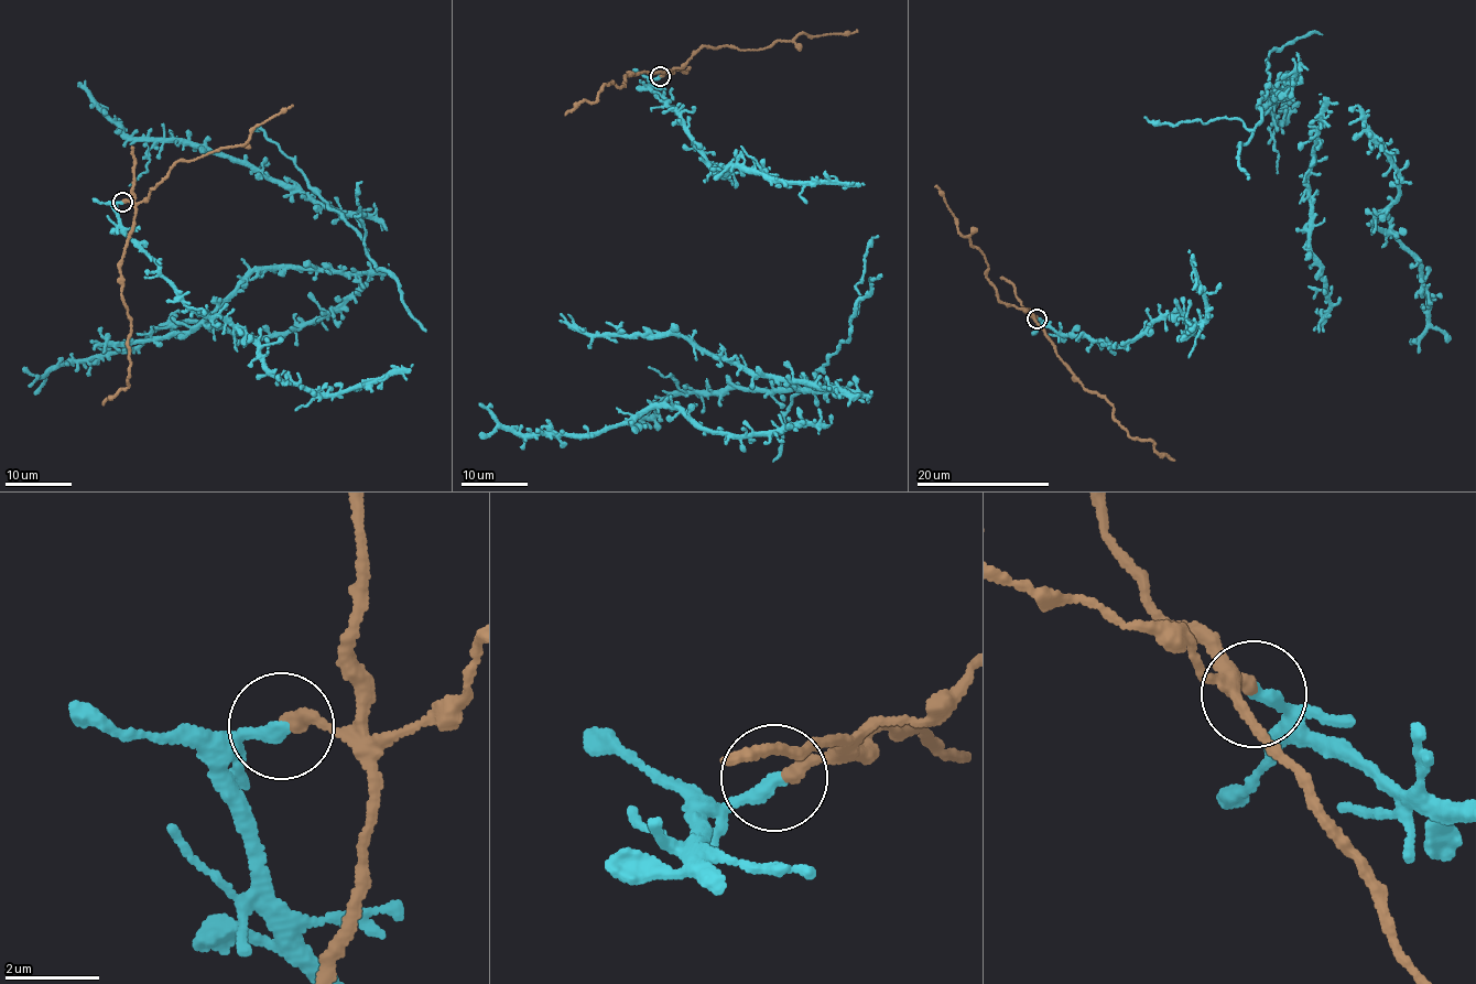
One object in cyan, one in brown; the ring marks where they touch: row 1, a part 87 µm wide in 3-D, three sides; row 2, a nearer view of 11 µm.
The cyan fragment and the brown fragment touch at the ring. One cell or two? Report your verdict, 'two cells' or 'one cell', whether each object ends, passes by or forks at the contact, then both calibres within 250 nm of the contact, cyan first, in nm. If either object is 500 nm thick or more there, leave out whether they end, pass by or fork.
two cells; cyan ends; brown ends; calibres 300 and 280 nm

